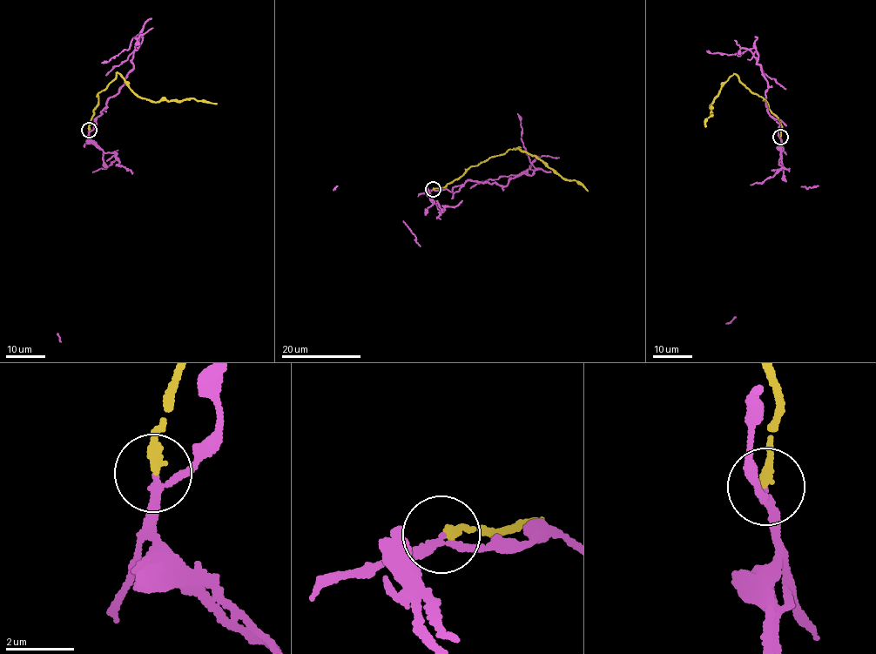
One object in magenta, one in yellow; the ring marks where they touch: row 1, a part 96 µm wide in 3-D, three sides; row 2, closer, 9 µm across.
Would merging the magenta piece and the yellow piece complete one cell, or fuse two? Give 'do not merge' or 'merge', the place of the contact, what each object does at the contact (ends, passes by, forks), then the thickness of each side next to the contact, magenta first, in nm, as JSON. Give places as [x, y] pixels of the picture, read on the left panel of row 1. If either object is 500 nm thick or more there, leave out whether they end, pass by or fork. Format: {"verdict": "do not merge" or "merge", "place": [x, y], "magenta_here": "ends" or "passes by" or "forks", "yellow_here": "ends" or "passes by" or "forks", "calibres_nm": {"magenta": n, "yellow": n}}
{"verdict": "do not merge", "place": [89, 130], "magenta_here": "passes by", "yellow_here": "ends", "calibres_nm": {"magenta": 160, "yellow": 240}}

